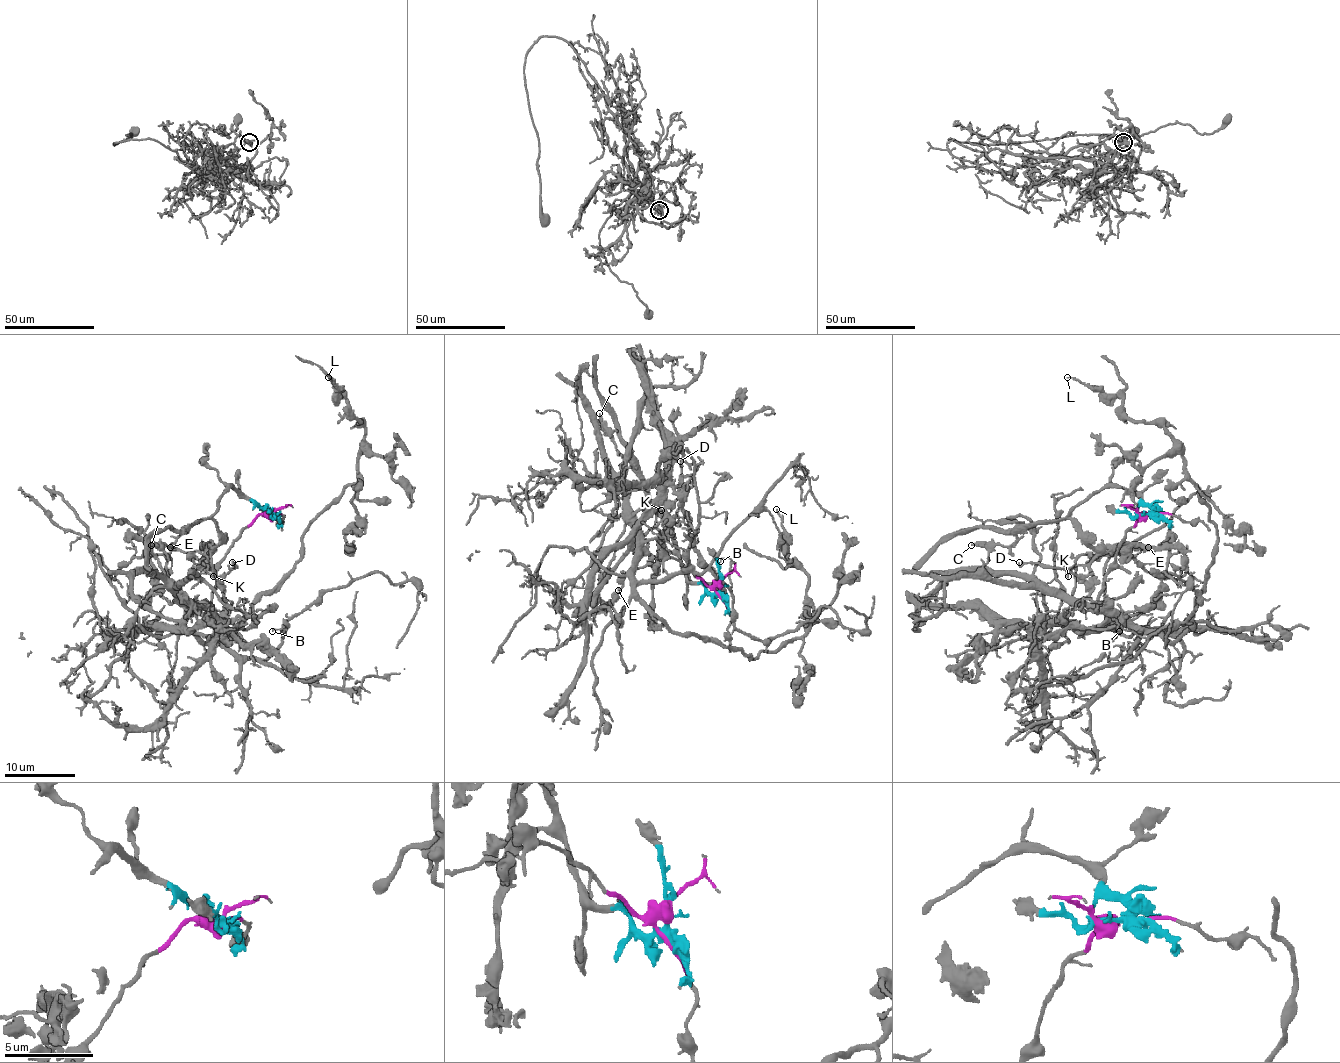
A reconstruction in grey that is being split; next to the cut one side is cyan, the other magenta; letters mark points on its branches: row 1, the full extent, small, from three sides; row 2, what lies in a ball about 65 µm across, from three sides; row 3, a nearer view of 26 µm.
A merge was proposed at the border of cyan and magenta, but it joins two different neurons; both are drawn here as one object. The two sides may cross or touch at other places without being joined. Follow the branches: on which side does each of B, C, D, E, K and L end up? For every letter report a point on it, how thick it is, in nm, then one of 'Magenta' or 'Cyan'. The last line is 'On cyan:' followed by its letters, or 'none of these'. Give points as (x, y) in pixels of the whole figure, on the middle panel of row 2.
B: Place: (720, 561). Thickness 100 nm. Magenta
C: Place: (599, 413). Thickness 200 nm. Cyan
D: Place: (680, 461). Thickness 120 nm. Cyan
E: Place: (618, 590). Thickness 160 nm. Cyan
K: Place: (661, 510). Thickness 90 nm. Cyan
L: Place: (776, 509). Thickness 90 nm. Magenta
On cyan: C, D, E, K

